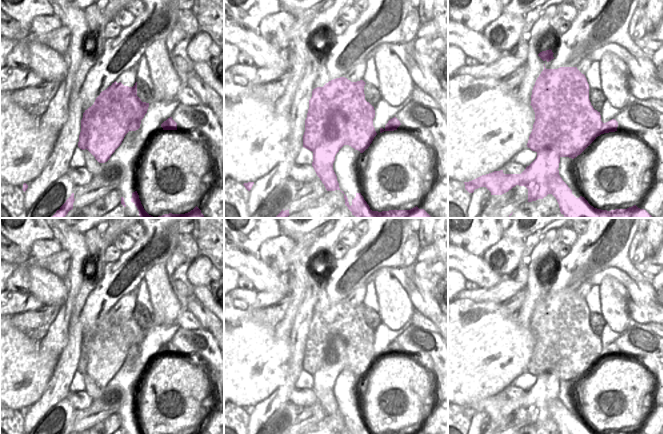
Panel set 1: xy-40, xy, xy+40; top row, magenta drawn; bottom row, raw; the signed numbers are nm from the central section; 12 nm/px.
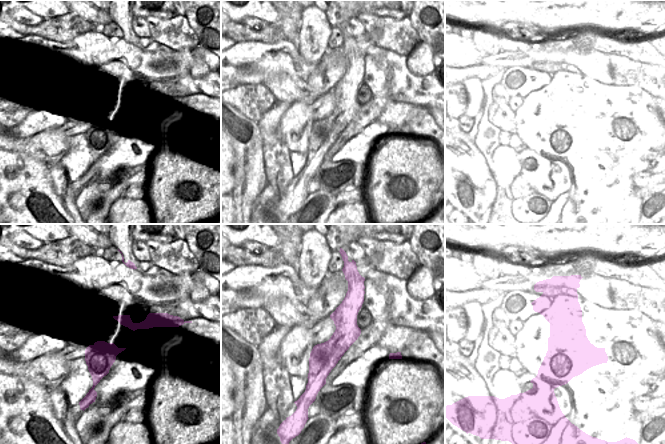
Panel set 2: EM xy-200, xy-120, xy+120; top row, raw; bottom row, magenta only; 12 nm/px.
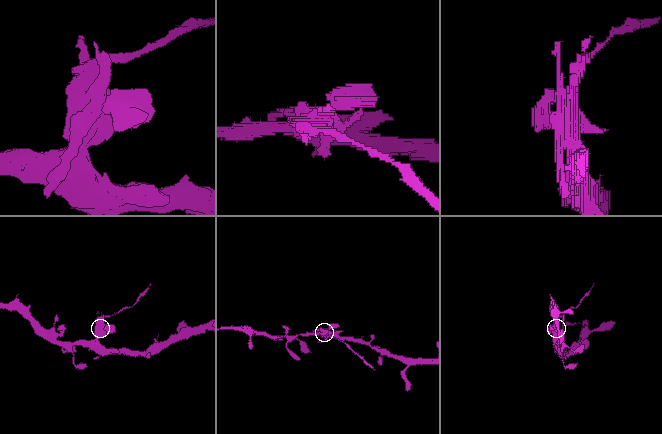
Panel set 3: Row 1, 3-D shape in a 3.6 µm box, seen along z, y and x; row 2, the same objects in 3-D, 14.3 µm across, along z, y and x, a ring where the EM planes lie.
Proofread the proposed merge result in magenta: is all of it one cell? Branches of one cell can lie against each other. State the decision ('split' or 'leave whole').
split

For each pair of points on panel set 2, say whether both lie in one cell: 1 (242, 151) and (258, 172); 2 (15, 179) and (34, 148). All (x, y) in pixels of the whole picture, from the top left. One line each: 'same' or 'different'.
1: same
2: different

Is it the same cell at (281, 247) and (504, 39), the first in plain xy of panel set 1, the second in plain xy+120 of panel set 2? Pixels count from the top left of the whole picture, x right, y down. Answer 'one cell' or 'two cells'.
one cell

